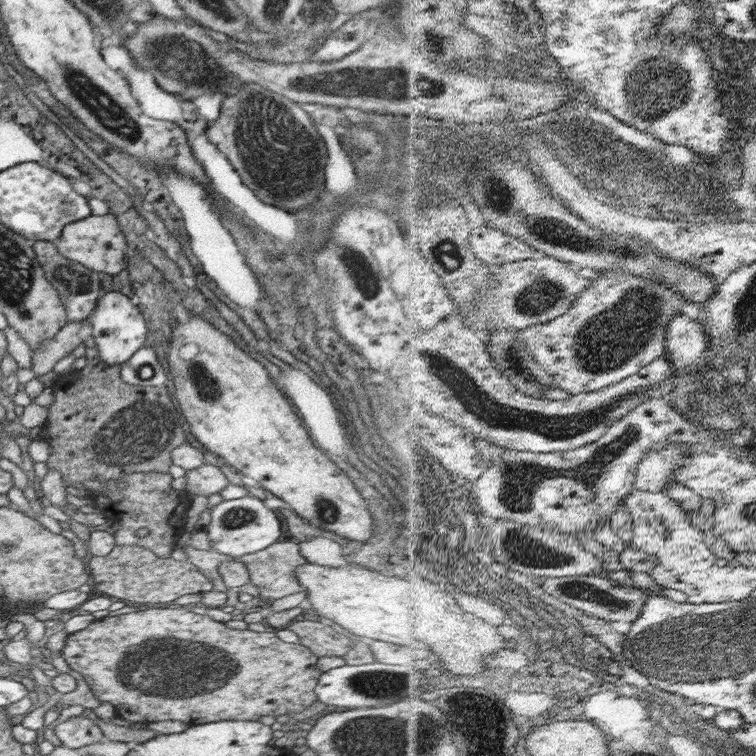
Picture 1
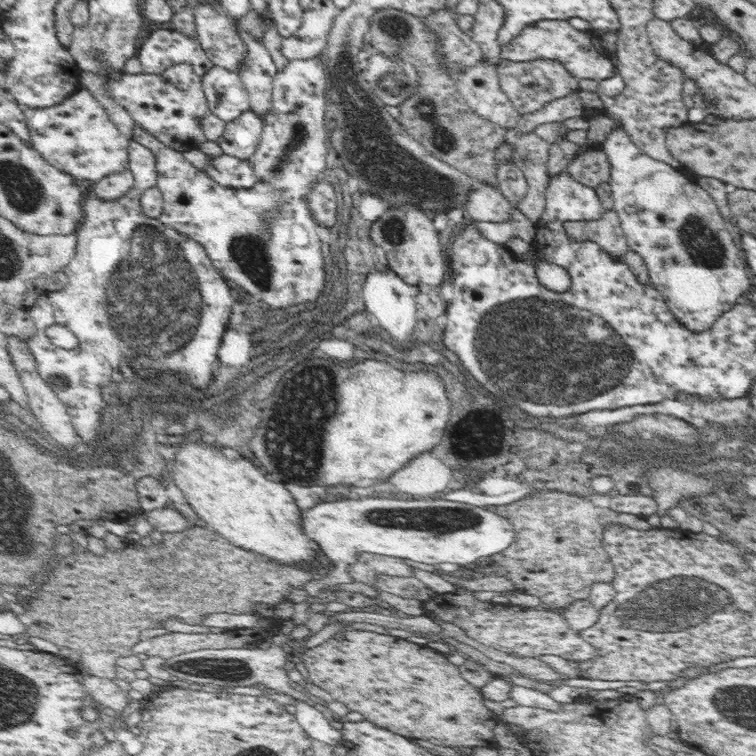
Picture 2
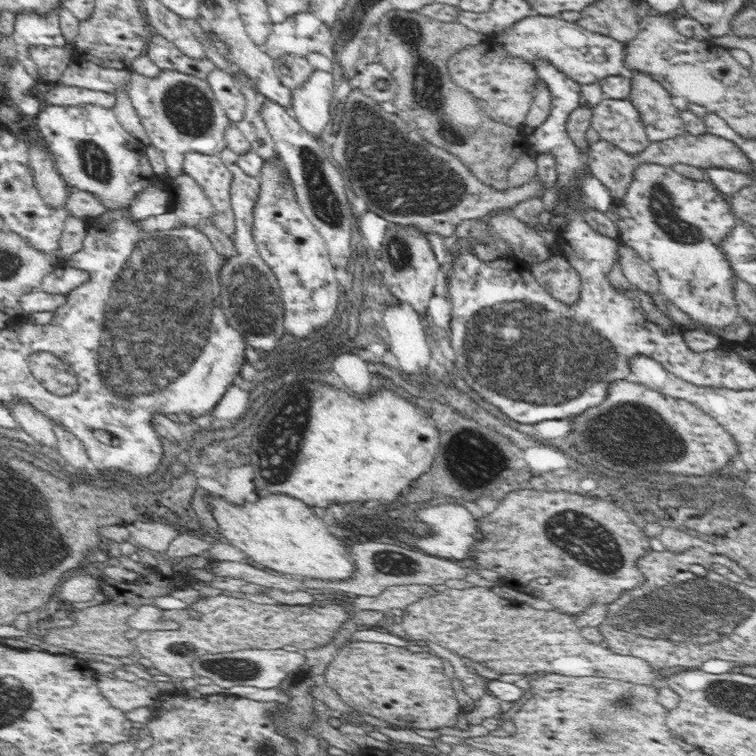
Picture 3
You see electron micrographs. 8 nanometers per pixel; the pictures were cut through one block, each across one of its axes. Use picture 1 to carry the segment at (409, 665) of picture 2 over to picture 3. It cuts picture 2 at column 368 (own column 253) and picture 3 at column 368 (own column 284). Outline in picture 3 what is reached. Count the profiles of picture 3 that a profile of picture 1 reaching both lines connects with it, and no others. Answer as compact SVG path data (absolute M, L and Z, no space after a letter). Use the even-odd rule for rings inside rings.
M350 641L338 650L338 654L328 664L324 677L325 685L336 691L346 705L402 729L456 728L458 713L462 711L451 680L444 675L442 659L426 648L414 653L406 647L385 643Z

